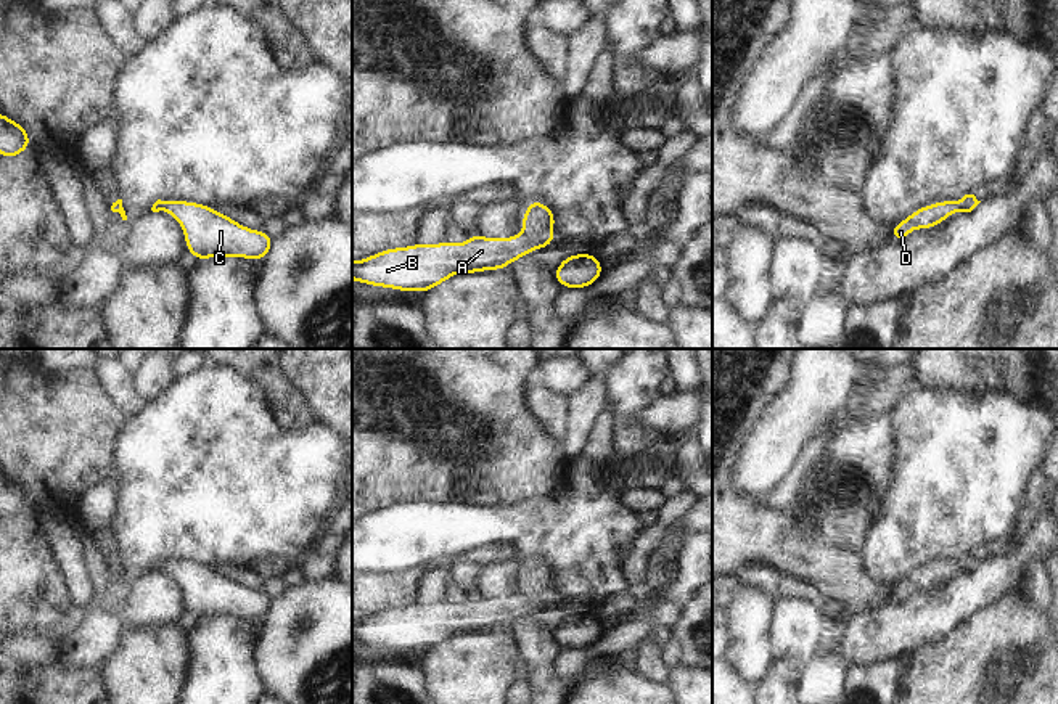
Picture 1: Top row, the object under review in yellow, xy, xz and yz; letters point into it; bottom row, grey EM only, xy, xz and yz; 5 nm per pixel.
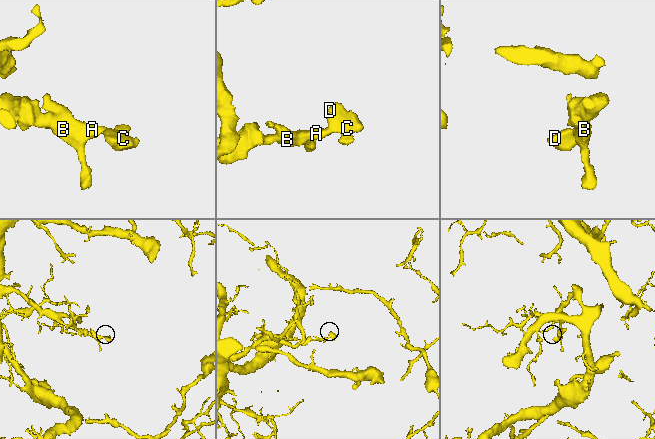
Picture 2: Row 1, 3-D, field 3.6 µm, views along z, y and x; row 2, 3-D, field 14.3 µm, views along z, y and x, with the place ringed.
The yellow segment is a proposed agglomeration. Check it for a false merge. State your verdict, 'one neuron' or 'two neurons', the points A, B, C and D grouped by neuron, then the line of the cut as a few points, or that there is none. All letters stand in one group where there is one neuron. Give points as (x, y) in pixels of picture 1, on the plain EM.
one neuron; groups A B C D; cut none

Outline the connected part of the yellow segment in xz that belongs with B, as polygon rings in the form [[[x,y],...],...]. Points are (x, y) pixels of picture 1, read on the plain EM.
[[[531,561],[523,572],[523,591],[511,598],[473,595],[461,604],[410,604],[389,608],[363,620],[352,620],[352,640],[396,651],[428,653],[457,633],[503,630],[534,609],[550,608],[556,593],[555,572],[540,561]]]

